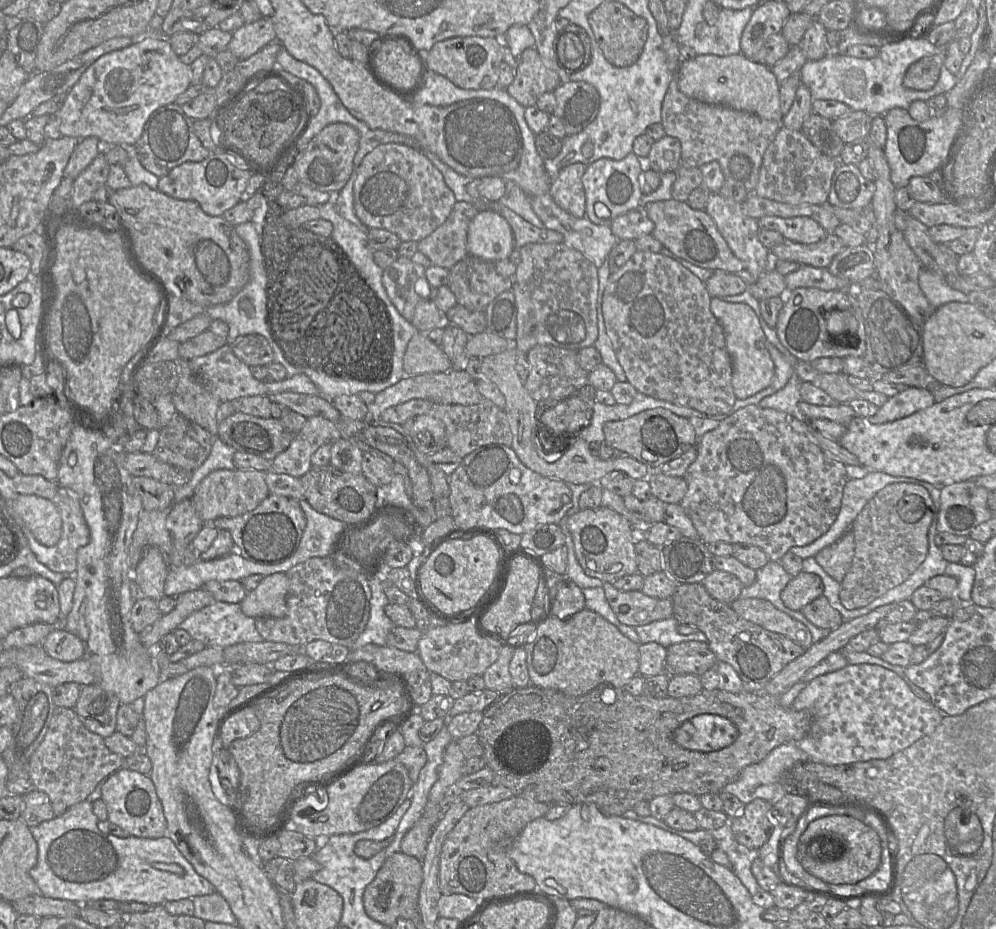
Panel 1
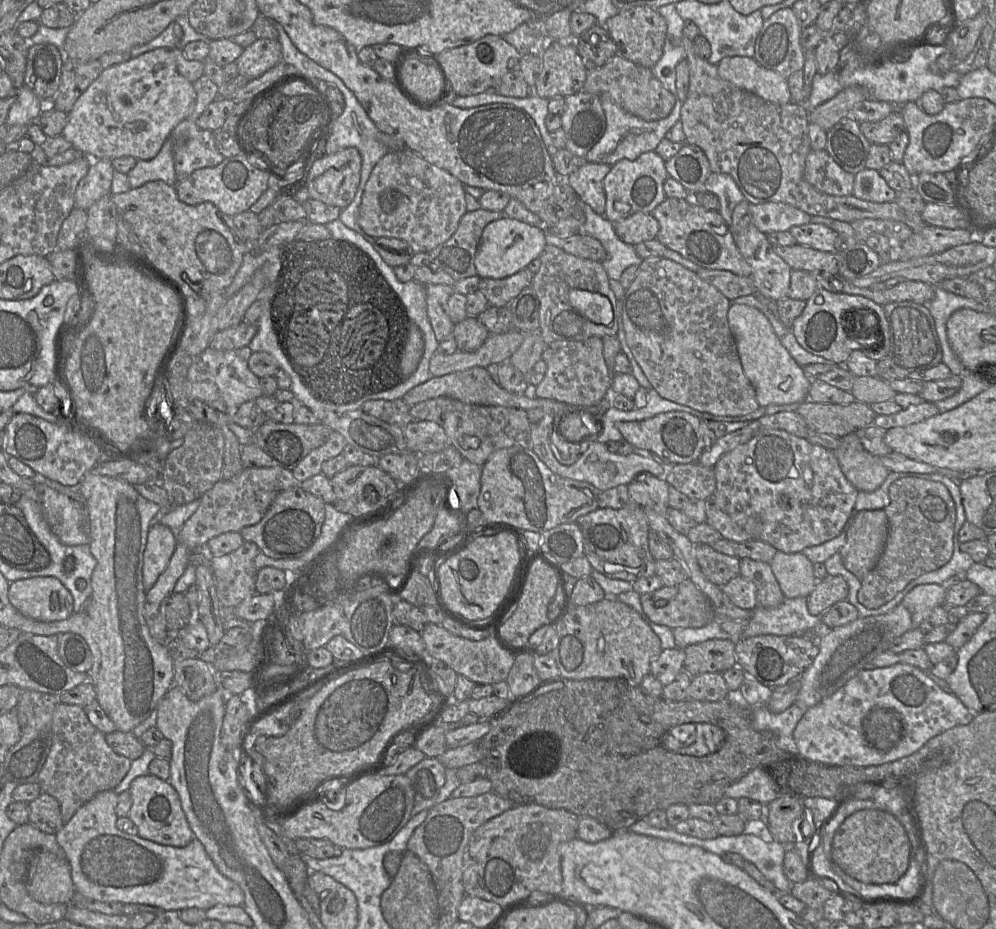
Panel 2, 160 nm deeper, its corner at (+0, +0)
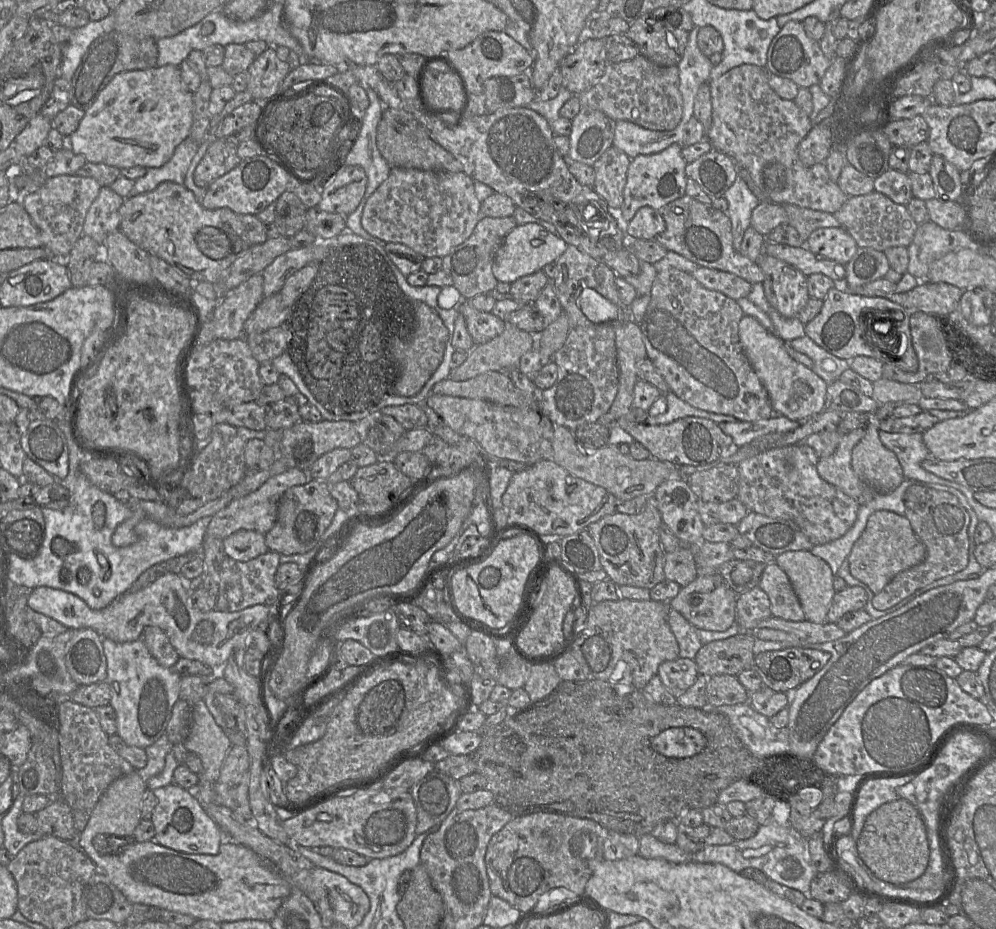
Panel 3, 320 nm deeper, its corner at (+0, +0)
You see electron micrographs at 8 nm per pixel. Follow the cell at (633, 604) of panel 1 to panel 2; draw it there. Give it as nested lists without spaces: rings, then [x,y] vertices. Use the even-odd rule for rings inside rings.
[[[687,579],[674,587],[666,587],[640,595],[643,616],[650,624],[659,624],[671,629],[700,628],[718,621],[717,612],[709,598]]]

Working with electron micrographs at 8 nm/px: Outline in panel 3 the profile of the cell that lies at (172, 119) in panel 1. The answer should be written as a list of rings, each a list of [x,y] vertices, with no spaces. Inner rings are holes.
[[[224,139],[213,140],[196,167],[193,180],[198,187],[207,189],[214,180],[231,171],[240,162],[235,146],[226,143]]]

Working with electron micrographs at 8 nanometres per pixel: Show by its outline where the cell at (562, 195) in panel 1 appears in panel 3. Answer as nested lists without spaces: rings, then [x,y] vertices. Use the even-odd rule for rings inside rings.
[[[611,147],[594,164],[595,182],[592,187],[608,204],[619,210],[631,159],[623,151]]]

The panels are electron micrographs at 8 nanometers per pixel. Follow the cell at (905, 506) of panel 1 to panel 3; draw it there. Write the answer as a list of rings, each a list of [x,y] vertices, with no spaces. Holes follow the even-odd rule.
[[[911,485],[905,492],[905,517],[909,520],[915,535],[924,544],[926,556],[920,564],[897,574],[879,593],[873,596],[871,604],[877,610],[887,610],[918,589],[938,579],[956,574],[965,569],[969,561],[968,527],[970,516],[954,495],[933,488]]]

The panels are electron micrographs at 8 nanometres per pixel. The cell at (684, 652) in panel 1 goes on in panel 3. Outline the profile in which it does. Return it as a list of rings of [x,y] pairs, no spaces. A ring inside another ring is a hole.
[[[747,632],[703,644],[694,661],[699,674],[706,676],[733,675],[753,668],[756,638]]]

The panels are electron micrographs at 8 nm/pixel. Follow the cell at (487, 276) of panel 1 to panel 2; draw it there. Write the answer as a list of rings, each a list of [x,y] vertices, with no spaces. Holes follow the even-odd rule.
[[[527,266],[506,278],[481,278],[477,291],[486,297],[490,307],[505,307],[523,289],[531,286],[533,275]]]

